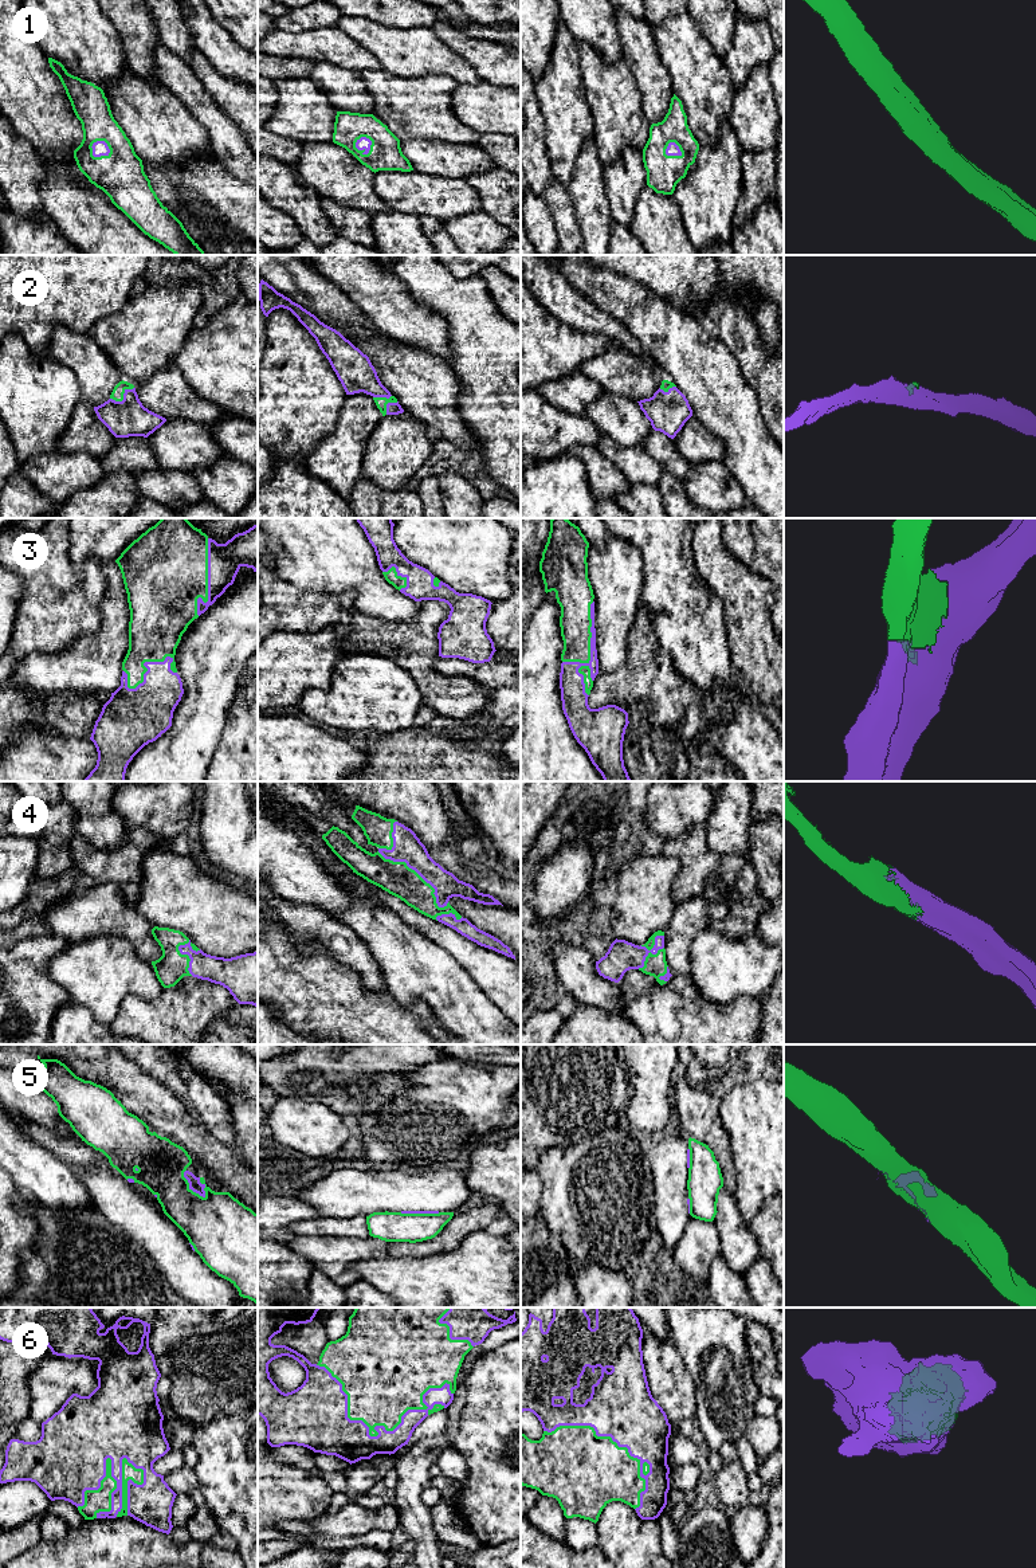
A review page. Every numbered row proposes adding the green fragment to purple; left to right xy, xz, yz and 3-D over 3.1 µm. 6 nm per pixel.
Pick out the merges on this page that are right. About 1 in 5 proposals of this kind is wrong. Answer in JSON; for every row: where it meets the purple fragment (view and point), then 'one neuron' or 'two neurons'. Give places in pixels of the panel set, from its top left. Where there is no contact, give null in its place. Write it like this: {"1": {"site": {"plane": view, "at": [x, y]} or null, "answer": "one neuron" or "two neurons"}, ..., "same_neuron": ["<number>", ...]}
{"1": {"site": {"plane": "xy", "at": [98, 156]}, "answer": "one neuron"}, "2": {"site": {"plane": "xy", "at": [124, 398]}, "answer": "one neuron"}, "3": {"site": {"plane": "yz", "at": [591, 650]}, "answer": "one neuron"}, "4": {"site": {"plane": "xz", "at": [419, 874]}, "answer": "one neuron"}, "5": {"site": {"plane": "xy", "at": [189, 1186]}, "answer": "two neurons"}, "6": {"site": {"plane": "xz", "at": [376, 1426]}, "answer": "one neuron"}, "same_neuron": ["1", "2", "3", "4", "6"]}

